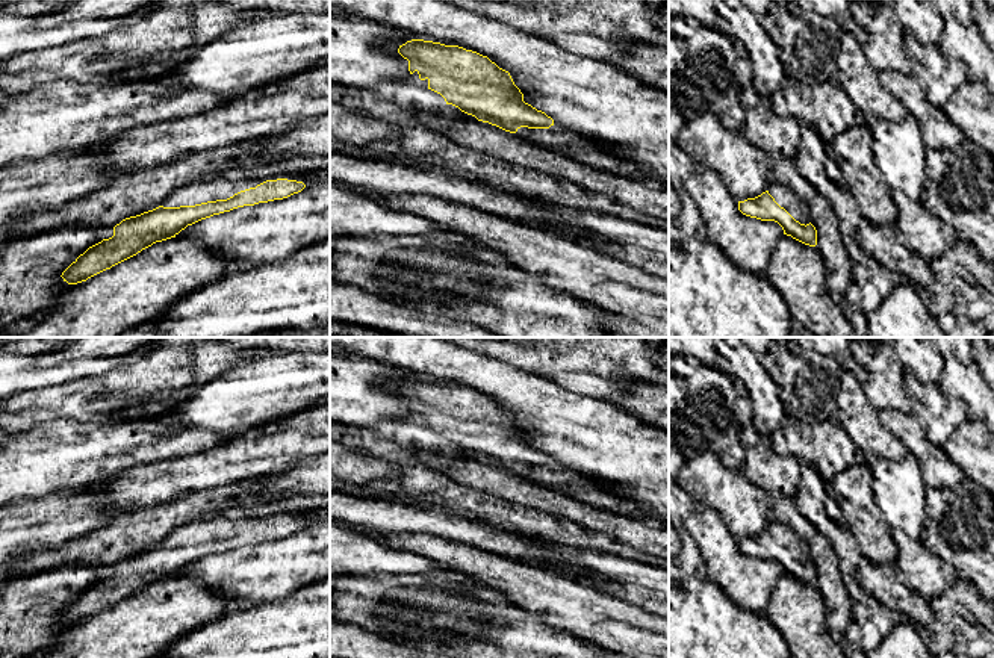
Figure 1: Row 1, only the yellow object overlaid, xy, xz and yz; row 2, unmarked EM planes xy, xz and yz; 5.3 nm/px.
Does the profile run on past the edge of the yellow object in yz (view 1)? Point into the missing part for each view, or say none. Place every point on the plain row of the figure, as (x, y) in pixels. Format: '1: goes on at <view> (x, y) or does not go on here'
1: goes on at yz (785, 536)

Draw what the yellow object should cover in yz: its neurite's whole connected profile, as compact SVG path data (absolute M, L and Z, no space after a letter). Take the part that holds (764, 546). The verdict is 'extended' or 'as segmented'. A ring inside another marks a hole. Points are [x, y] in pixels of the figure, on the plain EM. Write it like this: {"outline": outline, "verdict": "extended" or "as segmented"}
{"outline": "M776 519L761 534L738 540L738 549L750 557L775 560L782 566L784 573L809 585L817 584L817 569L809 561L808 545L793 528Z", "verdict": "extended"}

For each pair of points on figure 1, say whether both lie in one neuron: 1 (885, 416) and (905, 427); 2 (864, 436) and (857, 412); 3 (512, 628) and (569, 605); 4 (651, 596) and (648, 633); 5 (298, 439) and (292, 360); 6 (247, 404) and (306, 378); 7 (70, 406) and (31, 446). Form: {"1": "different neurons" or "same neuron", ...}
{"1": "same neuron", "2": "same neuron", "3": "different neurons", "4": "different neurons", "5": "different neurons", "6": "same neuron", "7": "different neurons"}

